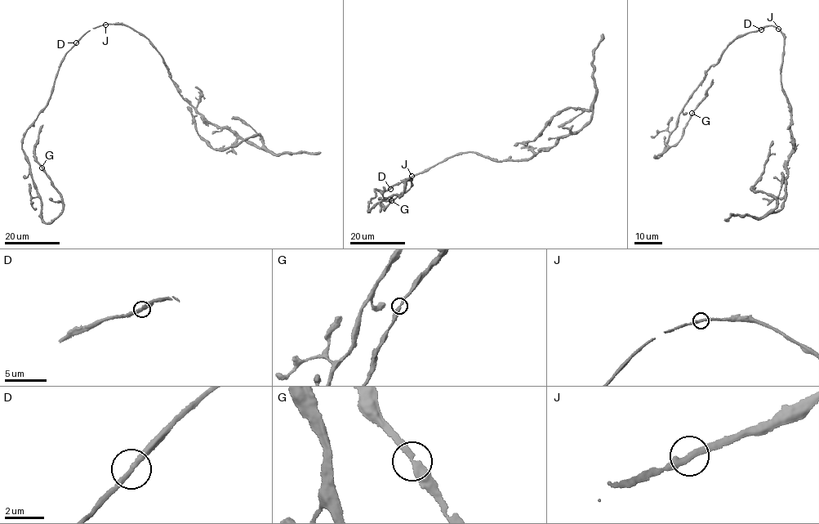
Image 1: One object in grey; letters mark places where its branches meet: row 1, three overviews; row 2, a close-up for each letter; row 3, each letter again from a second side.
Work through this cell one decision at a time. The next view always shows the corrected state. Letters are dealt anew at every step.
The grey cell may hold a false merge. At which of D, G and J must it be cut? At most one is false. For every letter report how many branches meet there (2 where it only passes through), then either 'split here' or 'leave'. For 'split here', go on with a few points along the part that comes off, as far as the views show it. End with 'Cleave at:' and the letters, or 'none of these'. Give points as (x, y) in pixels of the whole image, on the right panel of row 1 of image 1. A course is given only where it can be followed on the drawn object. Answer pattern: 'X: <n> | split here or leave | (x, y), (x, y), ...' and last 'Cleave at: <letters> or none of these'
D: 2 | leave
G: 2 | leave
J: 2 | leave
Cleave at: none of these

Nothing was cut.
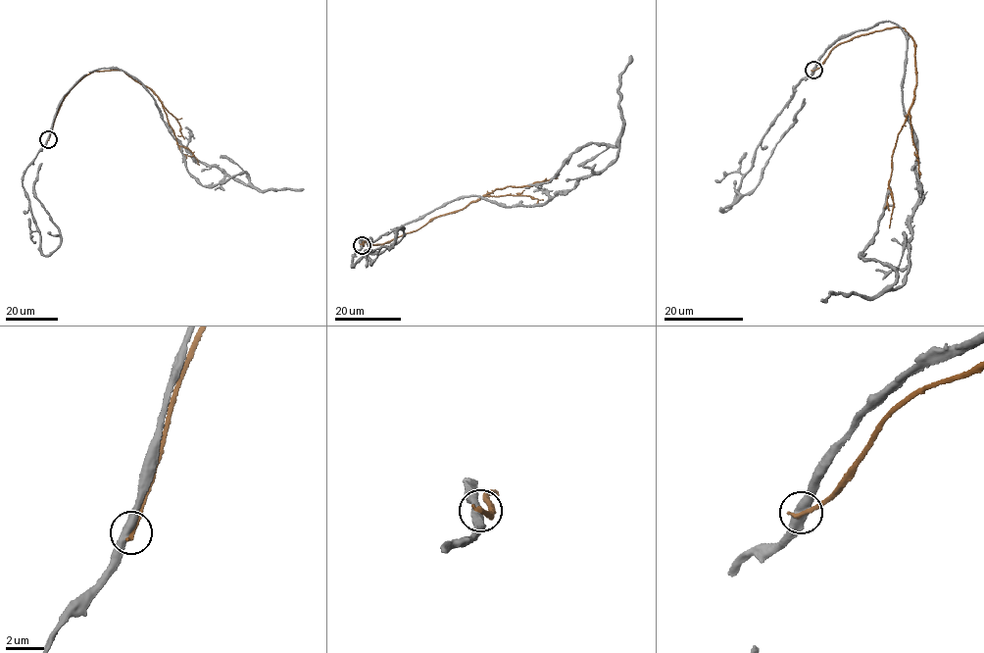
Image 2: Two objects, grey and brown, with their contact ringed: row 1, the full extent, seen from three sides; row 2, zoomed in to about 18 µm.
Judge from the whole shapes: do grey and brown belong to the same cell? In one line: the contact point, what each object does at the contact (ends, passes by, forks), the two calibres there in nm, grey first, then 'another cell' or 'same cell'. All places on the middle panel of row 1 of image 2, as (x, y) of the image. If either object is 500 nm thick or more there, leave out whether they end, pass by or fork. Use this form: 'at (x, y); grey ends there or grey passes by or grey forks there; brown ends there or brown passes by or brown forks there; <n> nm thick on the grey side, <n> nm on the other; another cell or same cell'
at (362, 245); grey passes by; brown ends there; 480 nm thick on the grey side, 280 nm on the other; another cell

